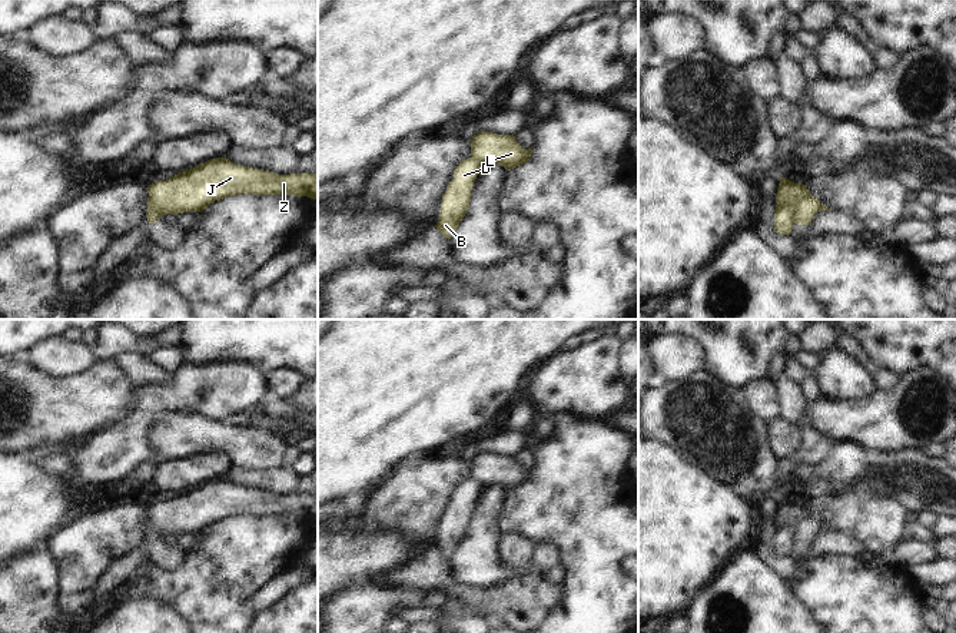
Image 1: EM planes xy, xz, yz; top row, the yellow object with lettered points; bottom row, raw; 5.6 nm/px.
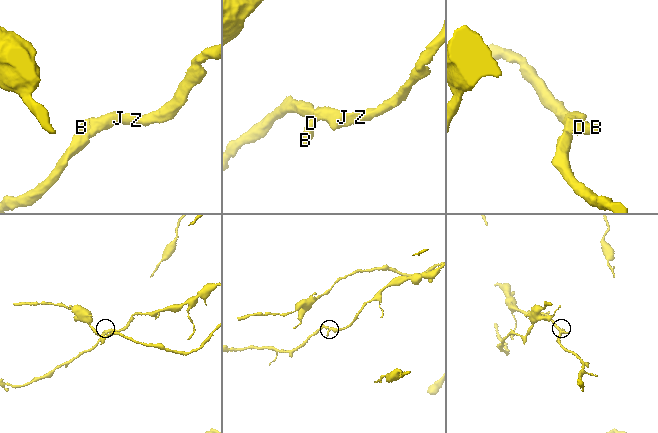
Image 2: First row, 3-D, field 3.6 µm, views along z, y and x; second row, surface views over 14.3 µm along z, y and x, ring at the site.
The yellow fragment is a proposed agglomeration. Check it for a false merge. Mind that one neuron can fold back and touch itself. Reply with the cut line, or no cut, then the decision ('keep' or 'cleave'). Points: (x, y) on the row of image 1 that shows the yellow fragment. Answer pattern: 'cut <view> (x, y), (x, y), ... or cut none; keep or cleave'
cut yz (805, 185), (805, 194), (797, 205), (793, 221); cleave

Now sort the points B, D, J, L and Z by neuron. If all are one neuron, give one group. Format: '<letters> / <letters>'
B D / J L Z

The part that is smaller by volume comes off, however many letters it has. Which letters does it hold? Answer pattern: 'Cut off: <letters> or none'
Cut off: B, D.

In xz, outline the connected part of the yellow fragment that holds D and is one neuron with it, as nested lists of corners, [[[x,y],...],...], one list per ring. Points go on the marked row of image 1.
[[[468,158],[457,166],[454,179],[442,196],[439,218],[435,225],[445,238],[449,239],[454,235],[465,216],[471,202],[471,189],[482,168],[474,158]]]

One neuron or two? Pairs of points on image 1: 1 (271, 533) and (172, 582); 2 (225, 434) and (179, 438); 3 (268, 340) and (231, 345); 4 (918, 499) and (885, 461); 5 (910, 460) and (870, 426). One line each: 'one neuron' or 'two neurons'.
1: one neuron
2: one neuron
3: one neuron
4: one neuron
5: two neurons

